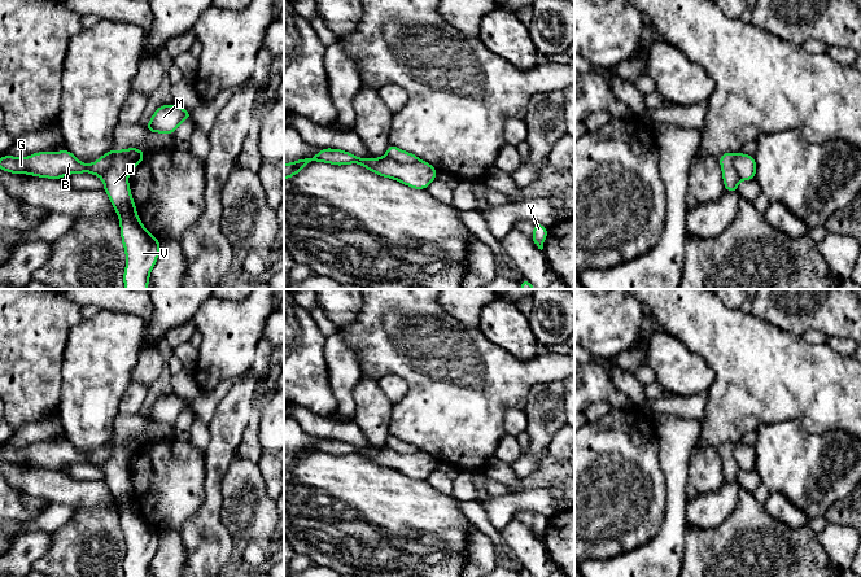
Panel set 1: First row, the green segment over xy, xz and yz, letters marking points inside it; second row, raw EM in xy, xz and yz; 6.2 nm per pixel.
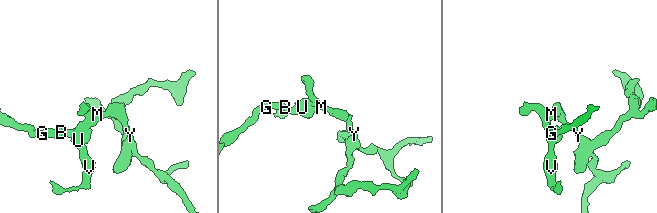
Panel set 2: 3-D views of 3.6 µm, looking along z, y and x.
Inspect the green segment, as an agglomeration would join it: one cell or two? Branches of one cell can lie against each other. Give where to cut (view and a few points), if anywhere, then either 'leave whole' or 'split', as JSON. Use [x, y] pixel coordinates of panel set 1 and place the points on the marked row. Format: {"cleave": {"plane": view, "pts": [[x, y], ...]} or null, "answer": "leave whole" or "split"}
{"cleave": {"plane": "xz", "pts": [[385, 154], [401, 162], [415, 162], [419, 160]]}, "answer": "split"}

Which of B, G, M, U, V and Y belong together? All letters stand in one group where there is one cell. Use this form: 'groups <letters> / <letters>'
groups B G / M U V Y

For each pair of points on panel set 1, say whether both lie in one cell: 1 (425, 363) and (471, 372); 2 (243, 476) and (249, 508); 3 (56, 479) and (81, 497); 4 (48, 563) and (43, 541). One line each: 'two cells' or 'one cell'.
1: one cell
2: one cell
3: one cell
4: two cells

